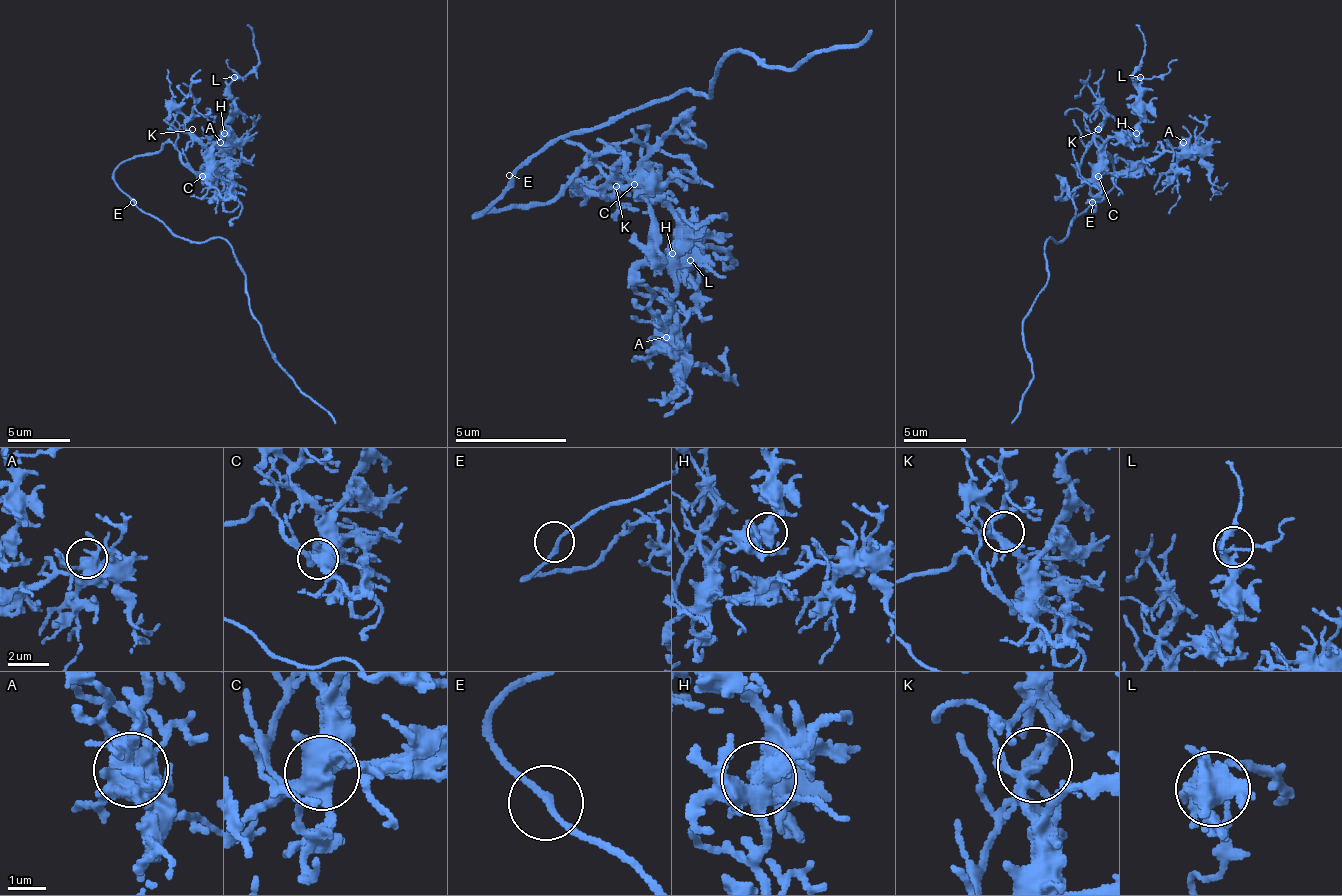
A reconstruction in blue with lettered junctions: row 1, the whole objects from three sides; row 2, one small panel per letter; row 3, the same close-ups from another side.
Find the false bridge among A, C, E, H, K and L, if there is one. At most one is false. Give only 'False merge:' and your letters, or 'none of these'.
False merge: none of these

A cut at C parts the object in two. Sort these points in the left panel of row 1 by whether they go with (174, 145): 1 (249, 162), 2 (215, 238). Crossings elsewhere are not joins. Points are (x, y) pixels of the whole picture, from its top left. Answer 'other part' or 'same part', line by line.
1: same part
2: same part

